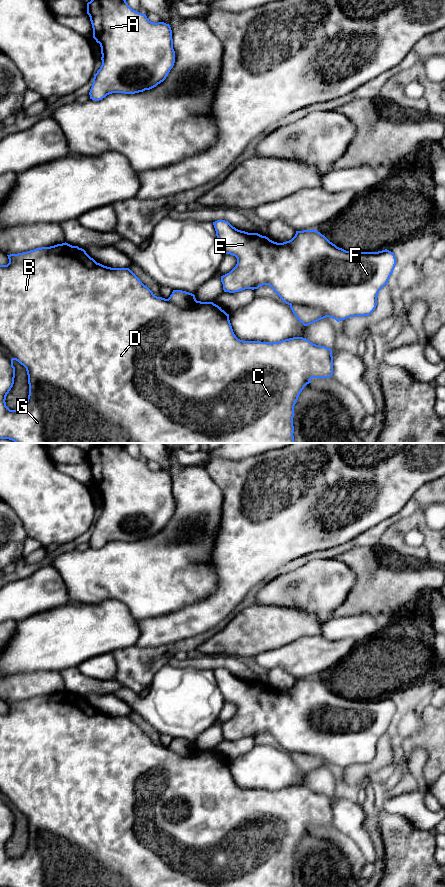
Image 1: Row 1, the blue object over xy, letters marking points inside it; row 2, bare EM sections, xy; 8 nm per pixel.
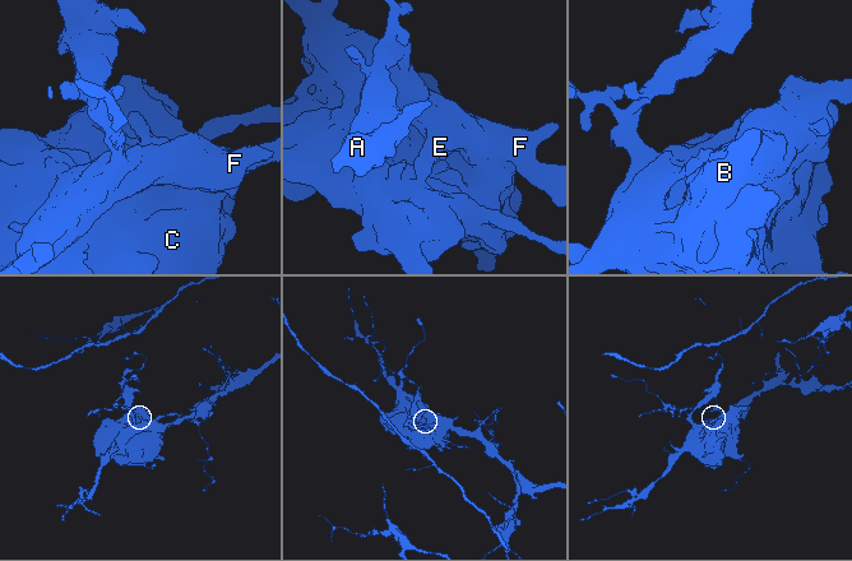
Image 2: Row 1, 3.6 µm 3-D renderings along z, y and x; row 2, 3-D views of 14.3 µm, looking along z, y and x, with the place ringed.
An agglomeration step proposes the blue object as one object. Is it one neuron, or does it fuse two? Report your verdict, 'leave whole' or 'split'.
split

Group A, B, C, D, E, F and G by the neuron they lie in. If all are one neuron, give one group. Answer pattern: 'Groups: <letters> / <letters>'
Groups: A E F / B C D G

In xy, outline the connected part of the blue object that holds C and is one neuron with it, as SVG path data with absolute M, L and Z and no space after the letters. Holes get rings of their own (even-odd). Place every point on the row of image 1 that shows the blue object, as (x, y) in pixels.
M65 242L7 256L9 263L0 265L0 439L9 439L15 443L295 443L293 436L294 406L300 393L307 384L311 383L312 378L330 378L333 375L332 349L313 344L303 337L293 337L273 343L240 340L233 332L229 314L213 302L196 300L188 308L180 308L168 299L155 296L129 268L111 268L97 263L84 249L78 246L72 246ZM14 360L26 368L29 384L27 401L18 410L10 410L5 402L6 396L14 384Z

